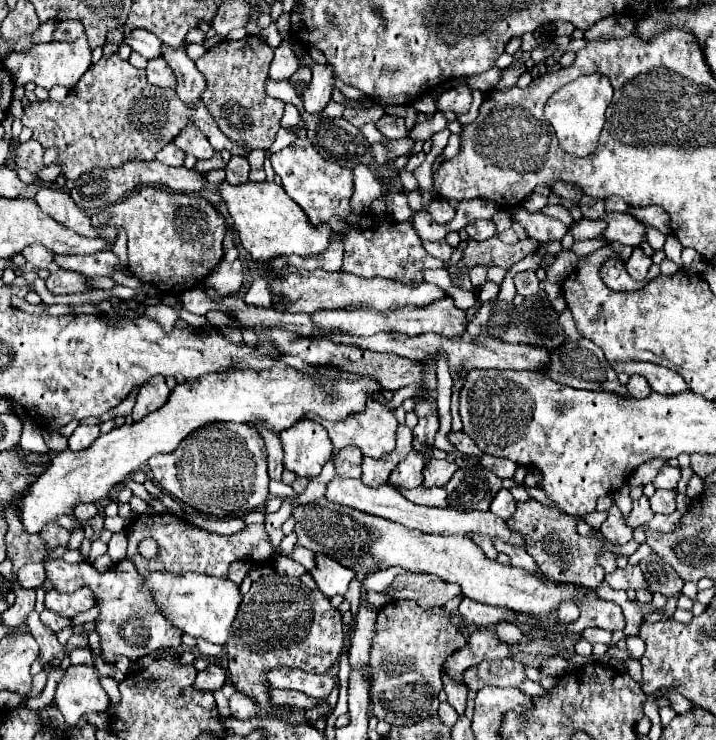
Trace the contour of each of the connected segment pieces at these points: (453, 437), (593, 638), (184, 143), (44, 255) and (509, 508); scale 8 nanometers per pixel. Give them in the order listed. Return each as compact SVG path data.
M449 433L447 435L447 439L449 439L449 443L457 449L457 451L461 451L461 453L467 453L467 455L473 455L473 457L481 457L483 453L479 451L479 447L465 435L465 433Z
M605 629L583 631L583 639L587 639L589 643L605 643L605 635L611 635L611 631L605 631Z
M189 125L177 139L175 139L175 145L185 151L185 153L191 153L195 155L197 159L211 159L215 149L211 147L211 143L207 141L207 137L195 129L193 125Z
M27 245L27 249L23 249L23 257L35 269L45 269L53 261L53 253L43 245Z
M501 489L497 495L495 495L495 499L491 501L491 511L495 513L495 515L499 515L501 519L509 519L513 513L515 513L515 499L513 499L513 495L507 491L507 489Z

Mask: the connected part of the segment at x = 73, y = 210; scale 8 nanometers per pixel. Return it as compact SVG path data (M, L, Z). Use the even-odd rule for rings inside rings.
M47 185L37 191L35 201L43 213L51 215L55 221L69 227L71 231L75 231L83 237L99 237L99 231L95 227L91 227L89 217L73 203L69 193Z

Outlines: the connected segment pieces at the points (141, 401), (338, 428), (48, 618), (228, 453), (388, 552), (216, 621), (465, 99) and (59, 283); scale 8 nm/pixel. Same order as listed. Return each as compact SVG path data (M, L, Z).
M151 377L147 385L141 385L141 391L137 395L137 403L133 407L133 421L141 421L147 413L157 411L169 397L169 387L165 385L165 377Z
M369 401L367 409L363 413L355 413L355 415L343 419L339 423L329 423L329 421L323 421L321 417L317 421L327 429L335 449L345 449L349 445L355 445L363 451L363 455L373 457L373 459L379 459L379 457L383 457L395 449L395 431L397 431L399 423L395 419L395 413L379 401Z
M43 611L43 613L41 613L41 621L43 621L43 623L45 623L53 633L59 633L61 629L73 625L71 619L61 617L61 615L57 615L57 613L51 613L51 611Z
M219 423L219 425L207 425L197 431L193 431L187 439L179 443L179 447L169 455L155 455L149 461L153 479L157 485L161 485L169 495L177 497L185 505L213 517L231 517L231 515L243 515L253 509L259 509L265 505L269 497L269 475L267 475L267 451L263 449L263 437L261 433L251 425L239 425L239 423Z
M325 497L311 505L295 505L293 515L297 517L297 545L307 547L313 553L325 553L333 557L359 577L373 573L373 569L377 571L387 567L403 567L409 573L431 573L443 581L459 585L461 593L473 601L507 607L519 613L533 613L539 617L557 611L563 601L577 603L585 595L585 587L545 581L525 569L491 561L467 537L419 533L395 521L329 503Z
M149 573L145 577L145 587L155 591L155 599L161 605L165 617L179 629L183 629L191 637L203 637L205 641L225 645L233 639L233 621L241 603L239 585L231 579L209 577L201 573L187 573L183 577L175 577L171 573Z
M457 85L447 89L437 99L439 111L455 111L455 113L467 113L471 105L471 89L467 85Z
M65 269L51 273L45 279L45 287L53 295L71 295L71 293L85 293L87 291L85 277L79 273L73 273L73 271L65 271Z

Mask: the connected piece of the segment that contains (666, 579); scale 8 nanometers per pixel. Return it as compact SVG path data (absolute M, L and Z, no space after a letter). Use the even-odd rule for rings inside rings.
M651 553L649 557L645 557L639 563L639 567L643 569L643 575L647 577L649 589L653 593L663 593L665 597L681 593L683 579L663 559L659 559L657 553Z

